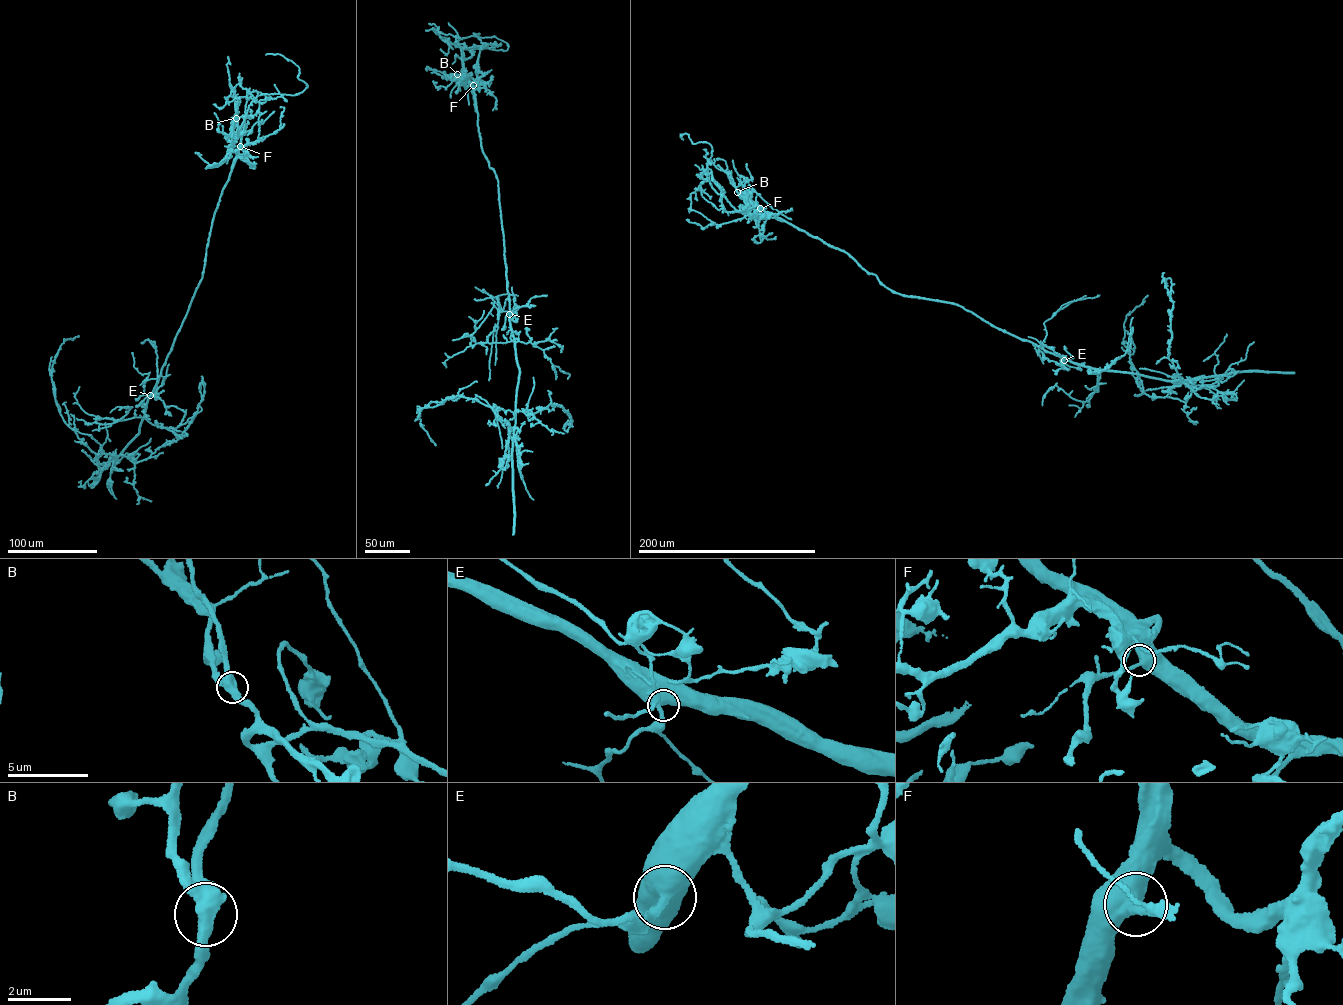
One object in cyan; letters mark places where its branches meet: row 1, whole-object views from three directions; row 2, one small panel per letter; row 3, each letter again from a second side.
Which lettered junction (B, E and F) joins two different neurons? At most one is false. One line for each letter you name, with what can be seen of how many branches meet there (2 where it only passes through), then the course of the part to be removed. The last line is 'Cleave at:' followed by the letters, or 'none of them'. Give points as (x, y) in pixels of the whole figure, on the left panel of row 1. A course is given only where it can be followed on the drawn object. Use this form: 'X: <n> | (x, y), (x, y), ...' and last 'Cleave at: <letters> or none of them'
B: 2 | (236, 118), (239, 103), (231, 91), (226, 104)
Cleave at: B

